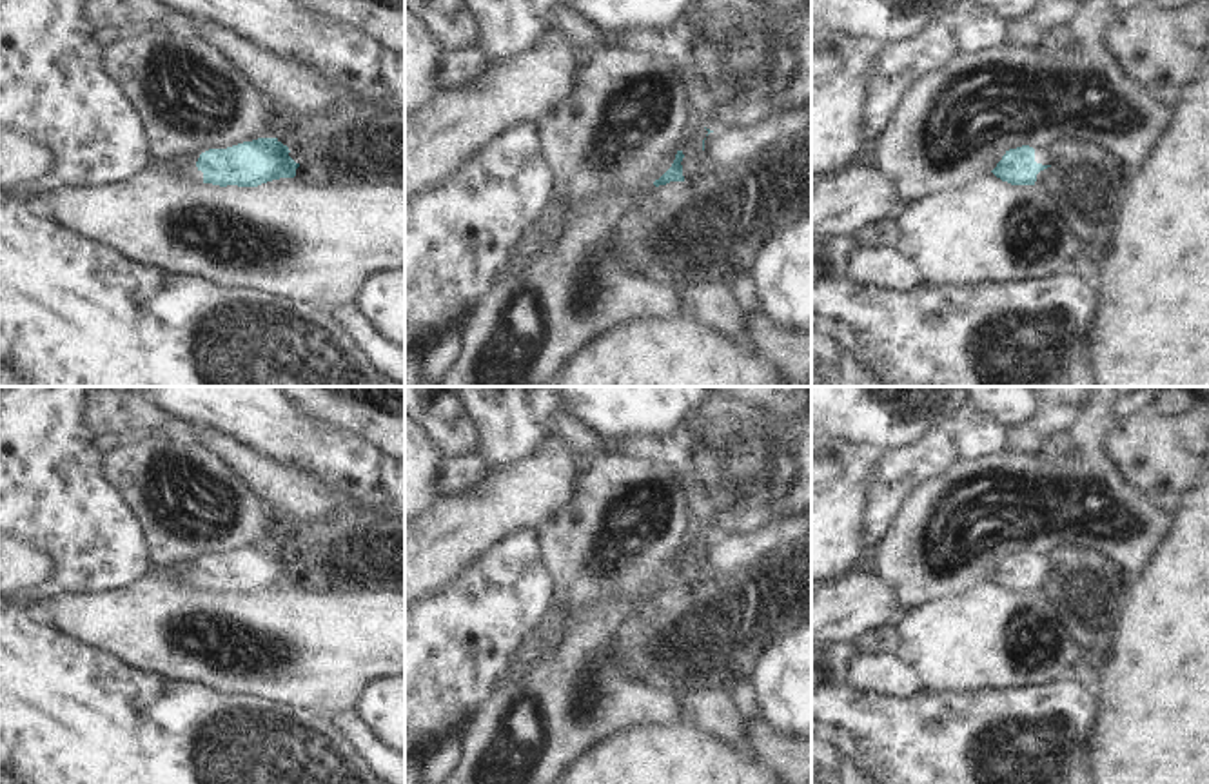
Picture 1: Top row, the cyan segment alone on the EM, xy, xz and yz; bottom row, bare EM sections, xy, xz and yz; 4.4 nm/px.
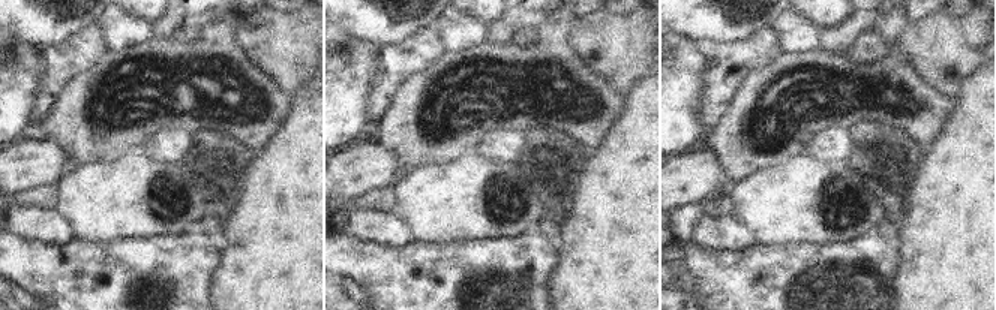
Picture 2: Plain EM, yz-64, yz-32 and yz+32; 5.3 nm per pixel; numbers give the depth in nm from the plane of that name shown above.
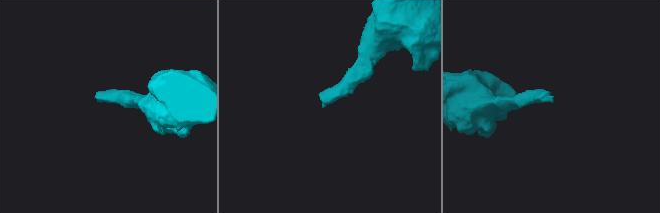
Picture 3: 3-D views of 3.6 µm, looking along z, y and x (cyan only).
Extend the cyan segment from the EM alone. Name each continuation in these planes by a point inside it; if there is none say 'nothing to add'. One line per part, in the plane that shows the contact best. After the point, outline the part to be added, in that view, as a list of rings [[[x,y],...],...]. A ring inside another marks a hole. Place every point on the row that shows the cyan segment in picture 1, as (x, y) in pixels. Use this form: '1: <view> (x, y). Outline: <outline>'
1: yz (1044, 178). Outline: [[[1035,149],[1035,162],[1042,163],[1046,169],[1037,174],[1035,185],[1038,187],[1051,187],[1057,178],[1057,171],[1051,165],[1051,156],[1047,149]]]

